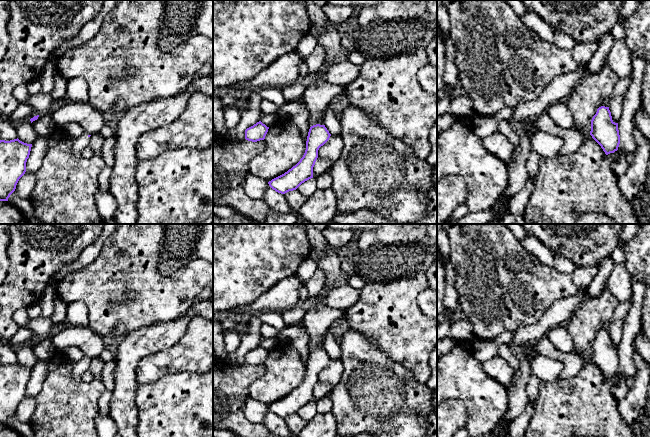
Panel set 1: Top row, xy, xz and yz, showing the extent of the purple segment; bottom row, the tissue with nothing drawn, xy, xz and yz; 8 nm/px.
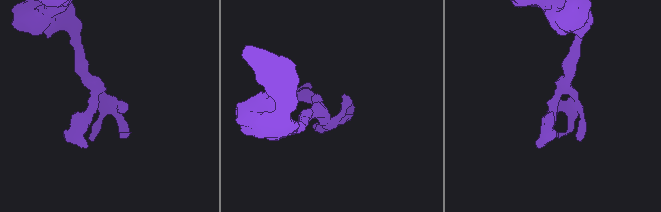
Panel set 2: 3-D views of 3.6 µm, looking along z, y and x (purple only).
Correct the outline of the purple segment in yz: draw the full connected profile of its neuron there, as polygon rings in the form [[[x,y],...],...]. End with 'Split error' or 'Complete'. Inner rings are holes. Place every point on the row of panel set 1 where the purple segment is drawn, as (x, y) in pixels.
[[[601,106],[597,109],[591,120],[590,135],[606,155],[618,150],[620,144],[618,123],[612,120],[609,107]]]. Complete

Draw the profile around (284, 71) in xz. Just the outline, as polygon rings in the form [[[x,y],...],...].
[[[297,51],[285,54],[269,64],[254,78],[229,87],[227,90],[238,95],[249,93],[259,88],[284,87],[295,83],[299,77],[299,65],[306,62]]]

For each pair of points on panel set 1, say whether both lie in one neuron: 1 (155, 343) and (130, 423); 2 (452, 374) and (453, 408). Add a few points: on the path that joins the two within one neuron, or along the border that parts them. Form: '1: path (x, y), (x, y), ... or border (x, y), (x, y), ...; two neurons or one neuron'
1: path (133, 357), (126, 364), (126, 401); one neuron
2: border (447, 398), (457, 398), (463, 403), (466, 419); two neurons

